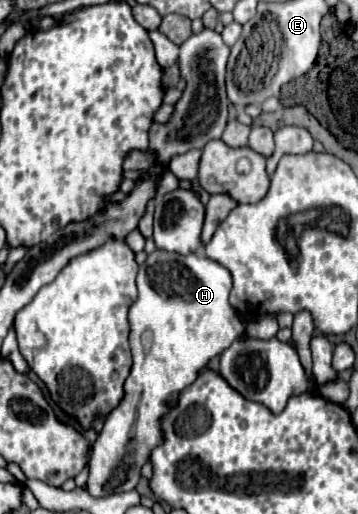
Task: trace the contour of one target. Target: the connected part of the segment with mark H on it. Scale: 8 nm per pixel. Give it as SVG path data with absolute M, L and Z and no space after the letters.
M154 250L152 254L148 254L138 272L138 300L130 308L130 346L134 364L124 384L126 396L122 404L114 412L110 412L102 432L96 438L88 476L90 496L100 498L136 488L142 464L150 460L150 450L162 442L160 418L166 414L168 406L176 402L178 394L196 380L196 376L202 368L206 368L212 356L222 354L238 336L244 334L244 318L238 316L238 312L234 312L234 308L230 306L228 292L230 272L226 272L222 264L214 264L214 260L206 260L206 256L180 256L164 250Z

